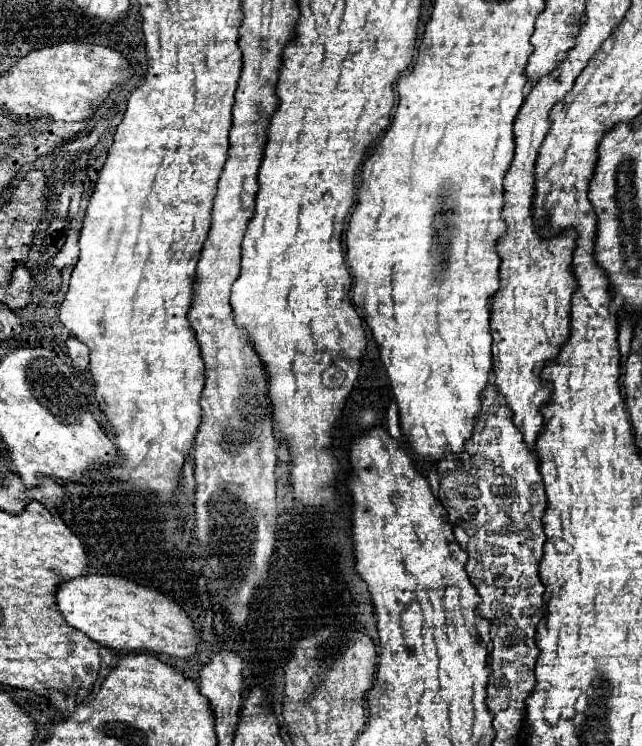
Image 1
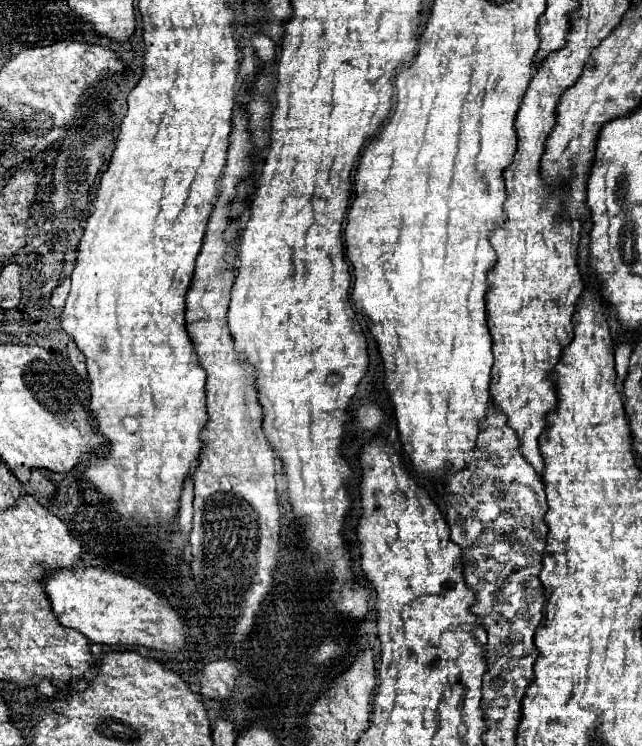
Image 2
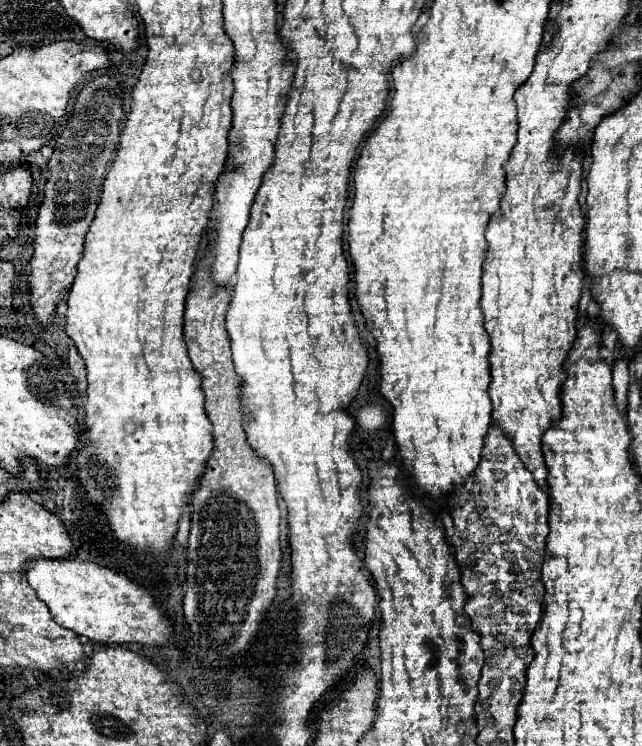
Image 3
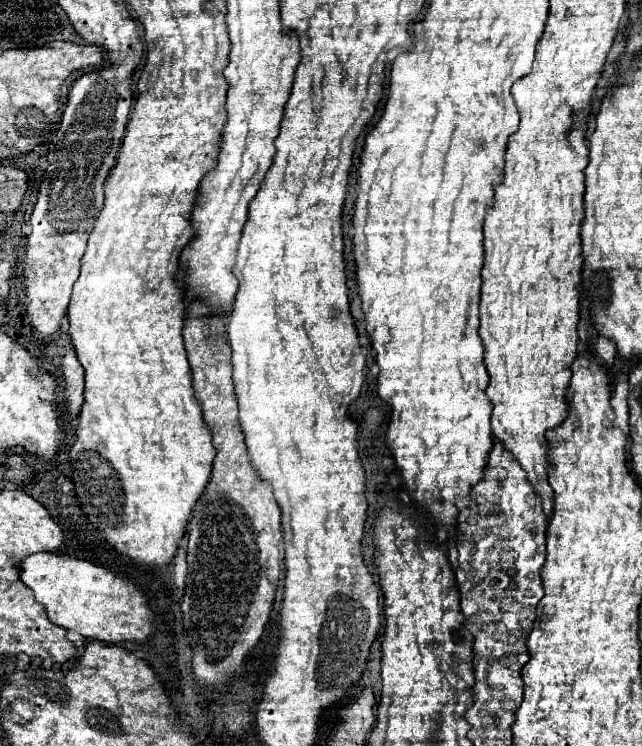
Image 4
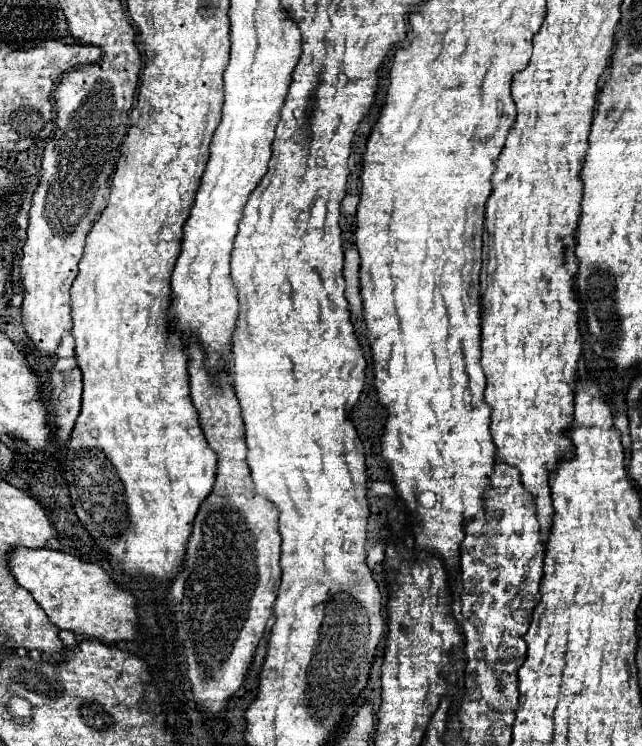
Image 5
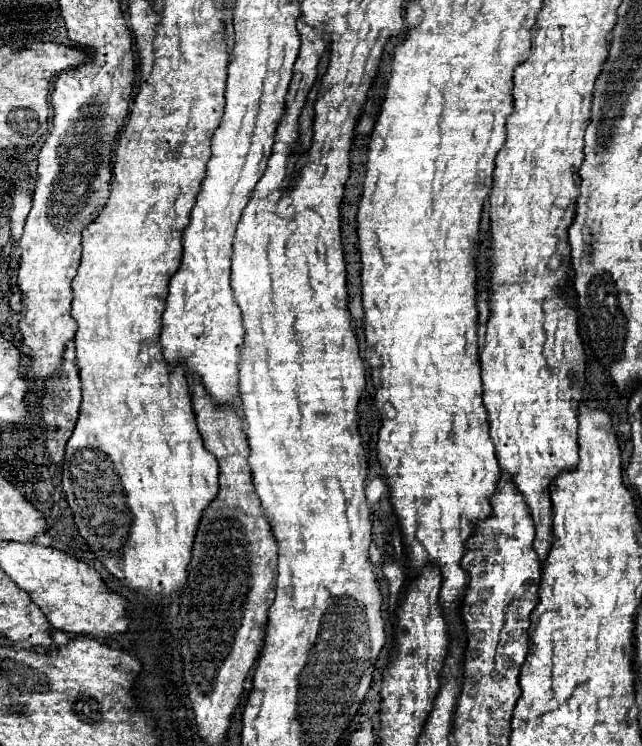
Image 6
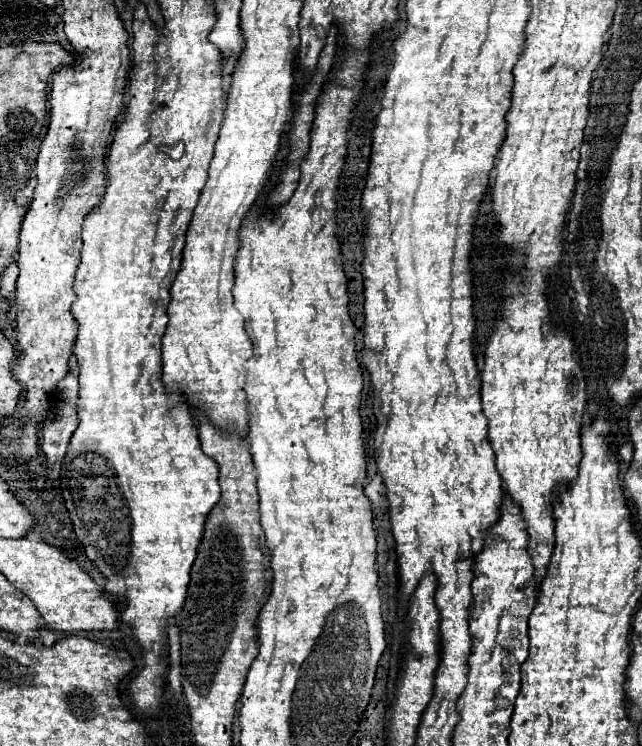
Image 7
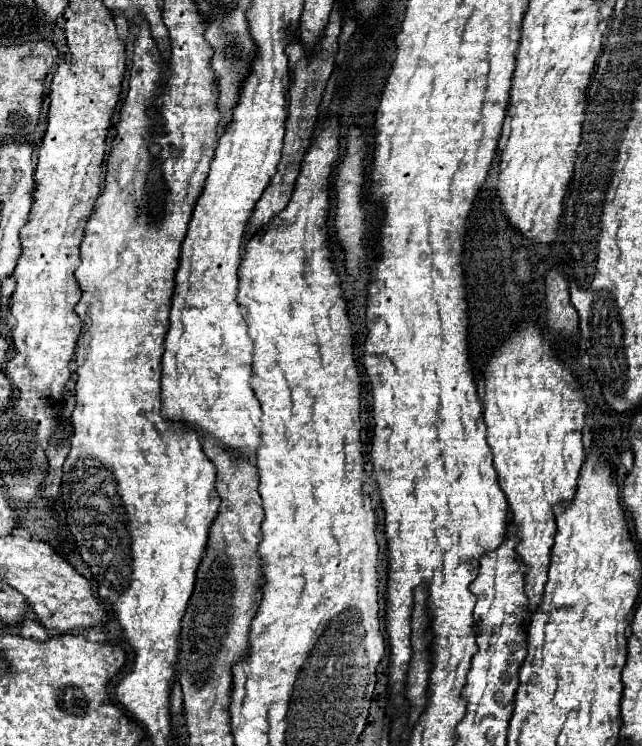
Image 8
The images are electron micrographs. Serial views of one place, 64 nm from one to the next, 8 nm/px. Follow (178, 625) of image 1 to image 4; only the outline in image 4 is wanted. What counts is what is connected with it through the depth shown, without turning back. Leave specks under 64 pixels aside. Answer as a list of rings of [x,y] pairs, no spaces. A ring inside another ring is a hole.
[[[36,552],[26,556],[20,562],[20,580],[34,590],[34,598],[46,606],[46,612],[54,624],[58,624],[64,630],[74,630],[88,640],[100,640],[106,644],[116,644],[116,642],[142,642],[146,640],[154,626],[152,626],[152,614],[148,610],[148,602],[140,590],[112,574],[110,570],[92,564],[88,560],[72,558],[72,556],[62,556],[58,552]]]

